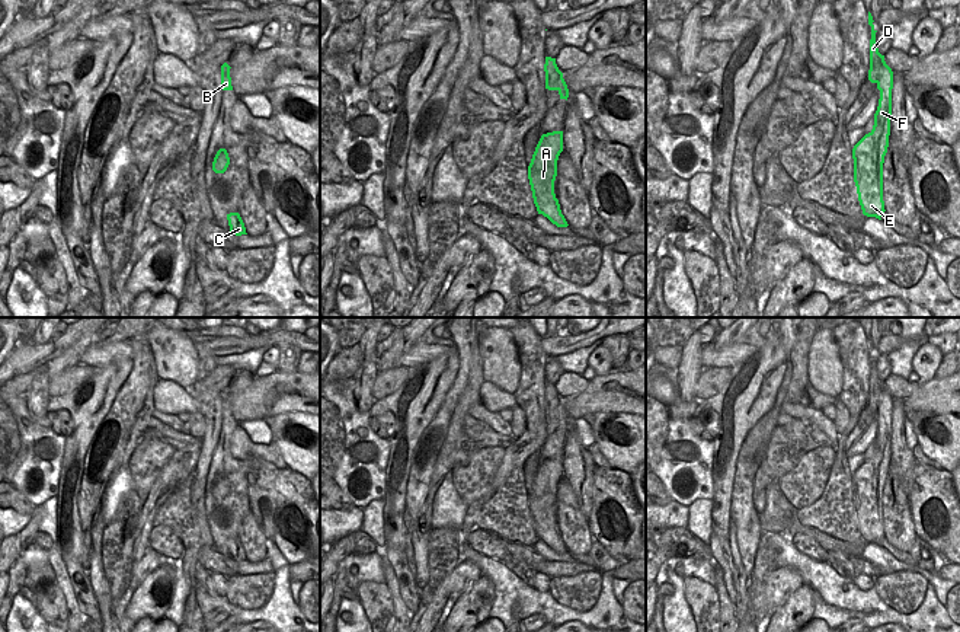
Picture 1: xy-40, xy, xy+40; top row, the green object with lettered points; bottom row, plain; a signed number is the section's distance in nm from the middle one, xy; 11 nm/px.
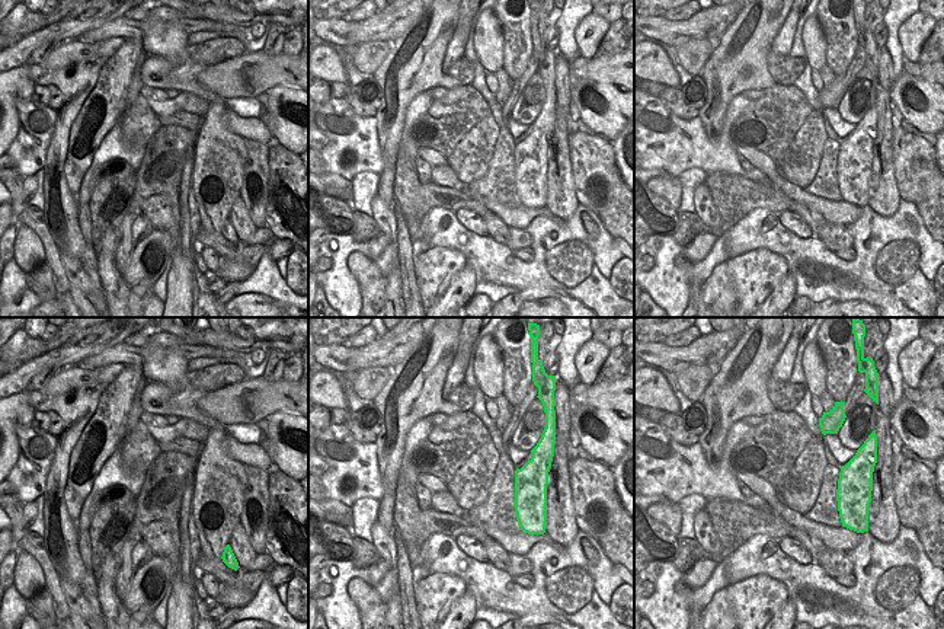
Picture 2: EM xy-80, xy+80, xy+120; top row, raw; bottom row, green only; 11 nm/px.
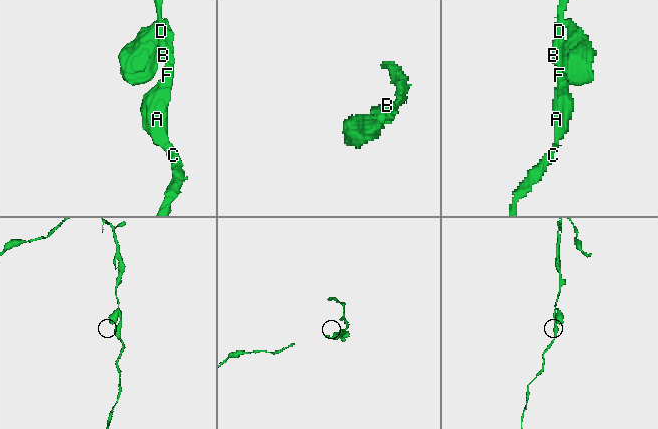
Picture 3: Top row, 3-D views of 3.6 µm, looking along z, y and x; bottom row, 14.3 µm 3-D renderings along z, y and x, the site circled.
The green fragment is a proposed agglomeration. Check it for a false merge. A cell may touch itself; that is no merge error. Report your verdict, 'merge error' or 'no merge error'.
merge error

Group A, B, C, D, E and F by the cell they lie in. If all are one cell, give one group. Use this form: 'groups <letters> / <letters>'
groups A B C E F / D

